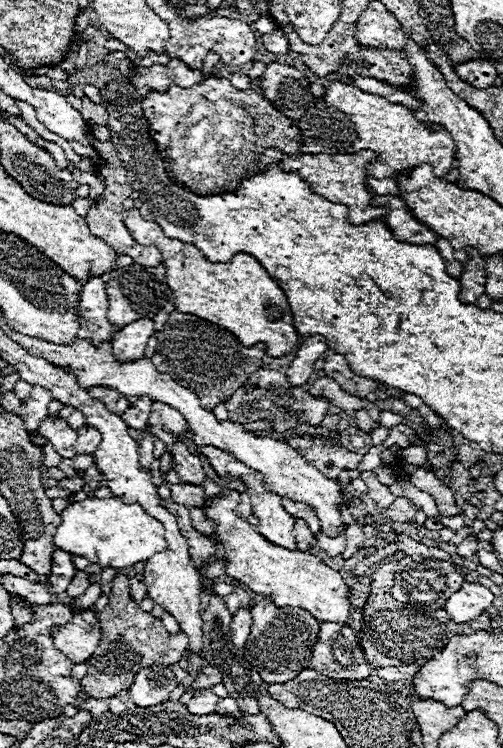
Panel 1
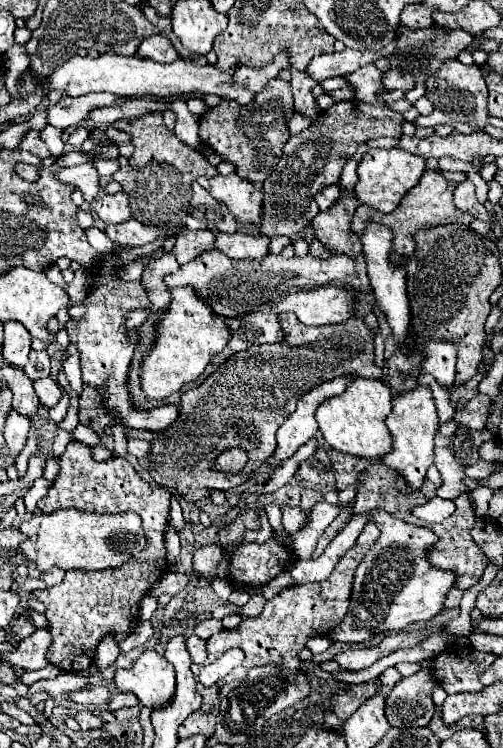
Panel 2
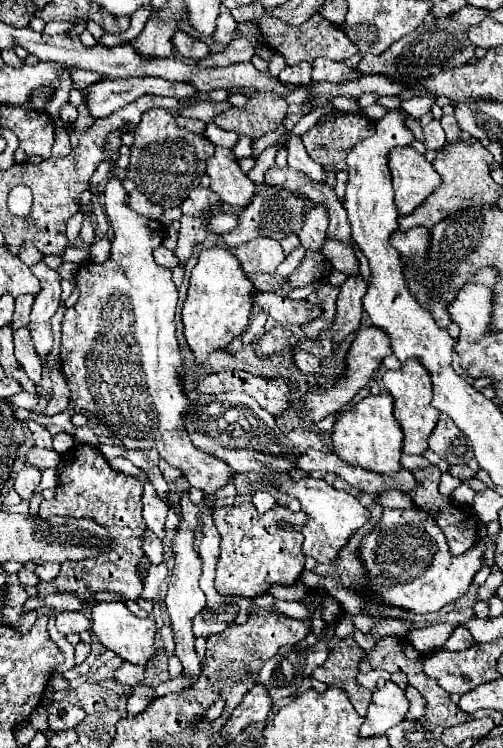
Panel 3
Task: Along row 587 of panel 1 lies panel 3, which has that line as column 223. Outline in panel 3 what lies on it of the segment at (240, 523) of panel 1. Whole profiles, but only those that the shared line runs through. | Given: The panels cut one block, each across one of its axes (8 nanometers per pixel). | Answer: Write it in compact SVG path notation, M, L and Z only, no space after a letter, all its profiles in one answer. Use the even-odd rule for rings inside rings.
M212 246L200 252L198 264L190 276L190 288L182 310L184 336L188 346L196 356L196 364L202 364L210 352L224 348L232 338L240 336L248 328L248 316L252 310L252 292L254 286L240 270L240 262L232 252L220 246Z

